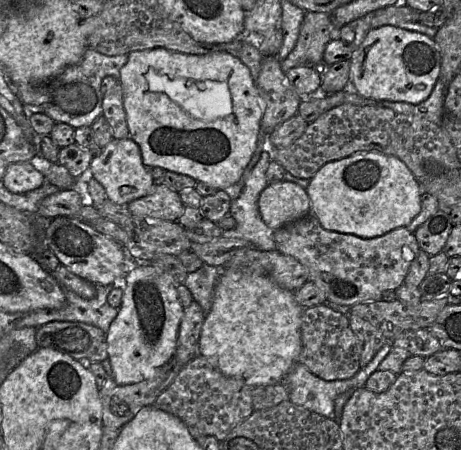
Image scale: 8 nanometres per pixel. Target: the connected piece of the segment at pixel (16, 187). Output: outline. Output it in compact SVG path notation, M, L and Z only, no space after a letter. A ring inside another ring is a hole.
M30 162L10 164L1 180L12 193L25 193L41 187L45 183L43 169Z

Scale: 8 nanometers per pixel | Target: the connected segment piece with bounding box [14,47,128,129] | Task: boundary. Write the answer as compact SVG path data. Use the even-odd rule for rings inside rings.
M87 48L81 61L64 69L60 74L33 84L19 84L14 87L28 113L42 113L55 123L64 123L74 129L90 126L102 115L104 94L101 90L102 81L107 76L119 78L120 69L127 63L128 55L107 56Z

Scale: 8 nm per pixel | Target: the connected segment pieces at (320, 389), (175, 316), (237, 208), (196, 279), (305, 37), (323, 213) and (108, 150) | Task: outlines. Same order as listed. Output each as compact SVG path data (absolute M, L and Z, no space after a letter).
M387 342L367 366L352 378L344 380L323 380L298 363L284 380L289 392L288 400L327 418L336 419L336 398L349 389L363 388L369 376L379 370L379 364L391 349L392 345Z
M136 263L123 279L123 296L118 314L105 333L112 378L118 385L128 385L155 377L157 370L174 358L179 325L184 314L176 284L171 277L150 263Z
M262 152L257 164L243 182L240 195L231 201L228 215L236 220L236 226L221 232L224 238L247 240L253 247L264 251L276 250L275 230L263 221L258 206L259 196L269 184L266 171L270 161L269 153Z
M203 264L198 270L188 273L183 285L191 292L194 302L207 313L212 305L215 285L222 268Z
M306 11L299 37L293 51L281 61L284 72L300 65L319 67L324 65L326 45L332 39L341 39L333 27L330 14Z
M356 153L326 163L310 179L306 192L311 201L310 213L323 228L362 238L407 227L421 211L419 181L402 160L383 153Z
M128 137L112 139L99 154L93 156L88 171L92 178L104 187L109 201L127 205L135 199L148 195L153 190L155 180L149 168L152 167L146 167L143 163L138 144Z

